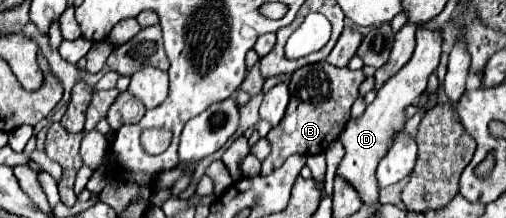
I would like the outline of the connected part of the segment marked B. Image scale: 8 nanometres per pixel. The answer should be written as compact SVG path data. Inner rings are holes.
M326 61L300 67L292 73L290 79L290 103L284 119L272 127L268 133L268 141L272 145L272 153L262 161L262 173L268 175L274 169L282 167L282 163L298 153L298 155L318 155L324 153L326 147L336 141L350 119L350 107L358 99L360 83L366 79L362 71L338 69Z

